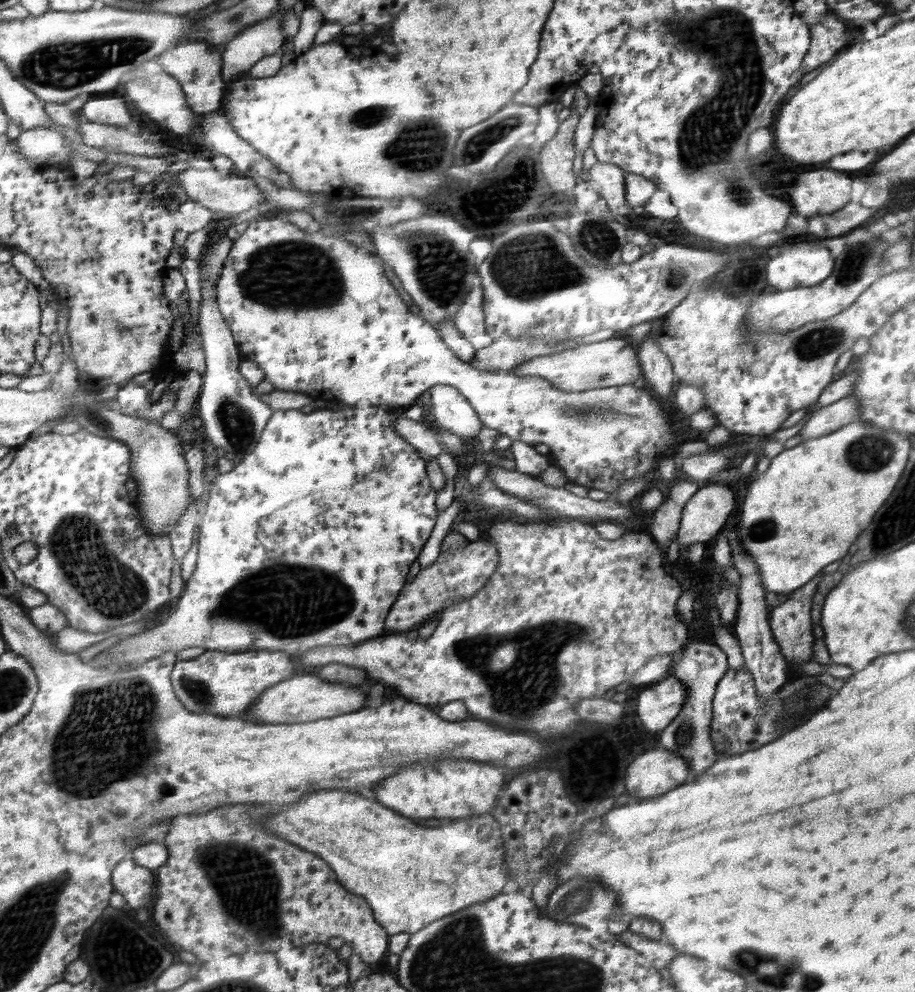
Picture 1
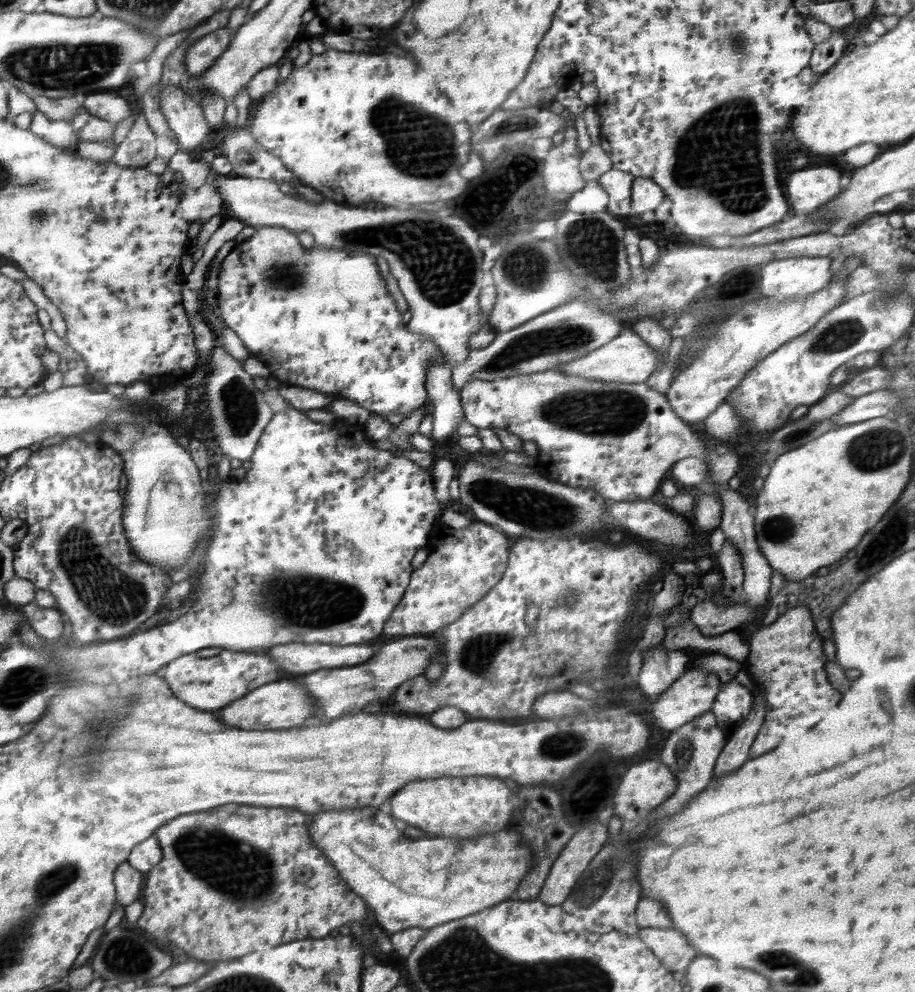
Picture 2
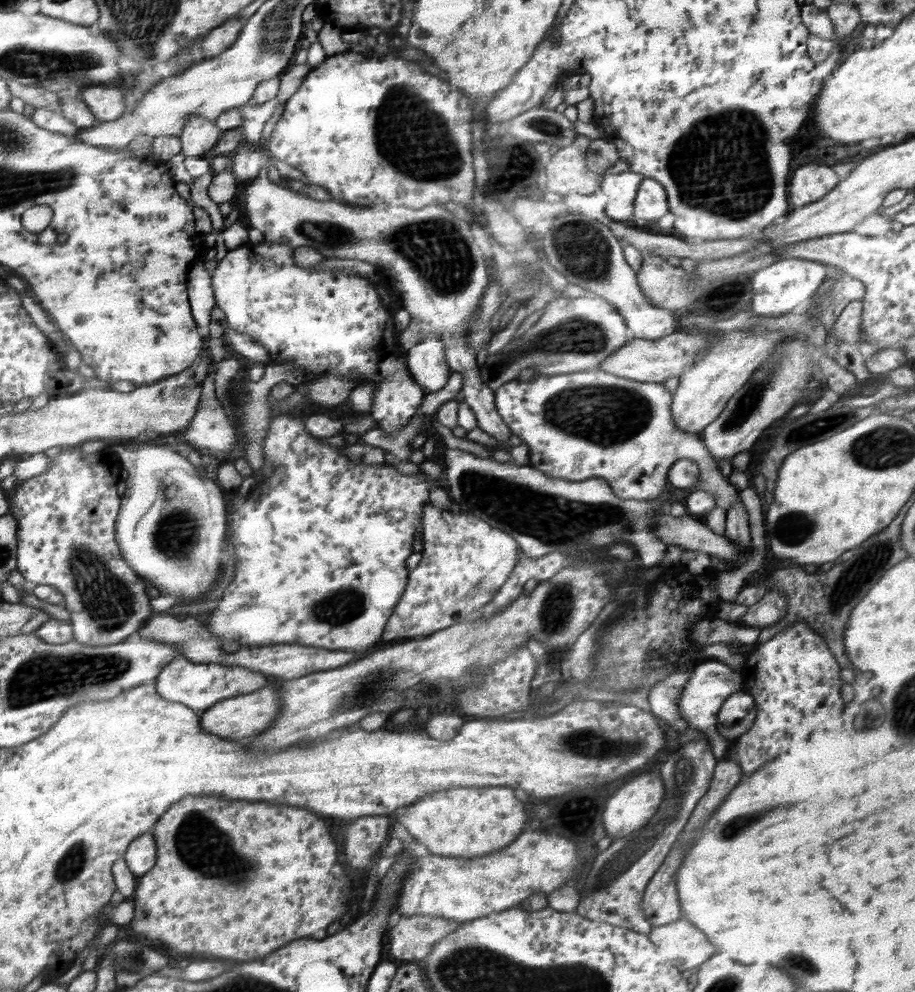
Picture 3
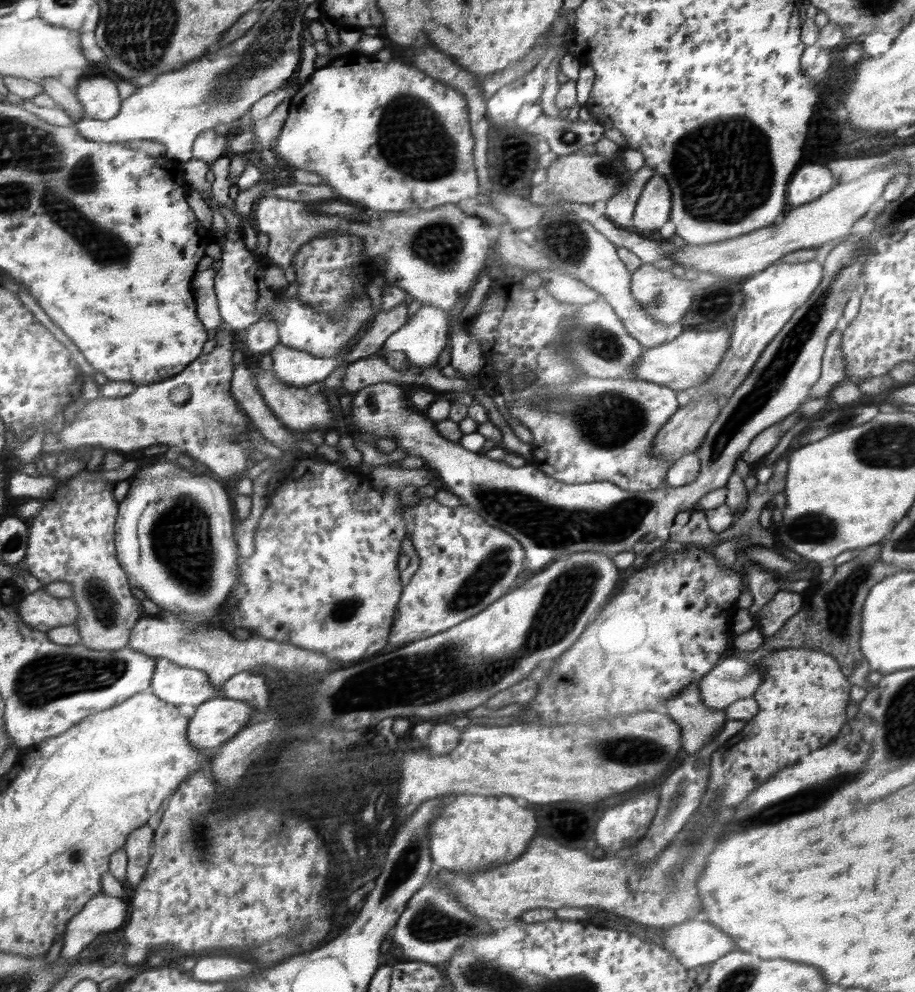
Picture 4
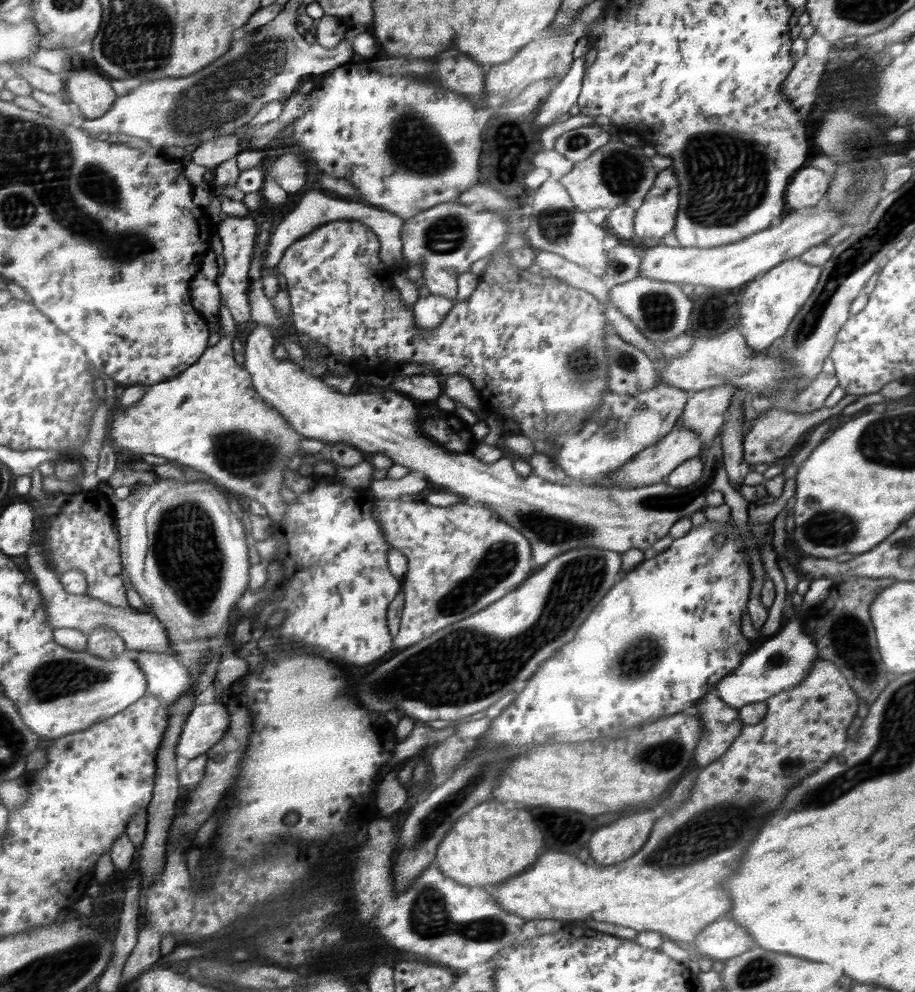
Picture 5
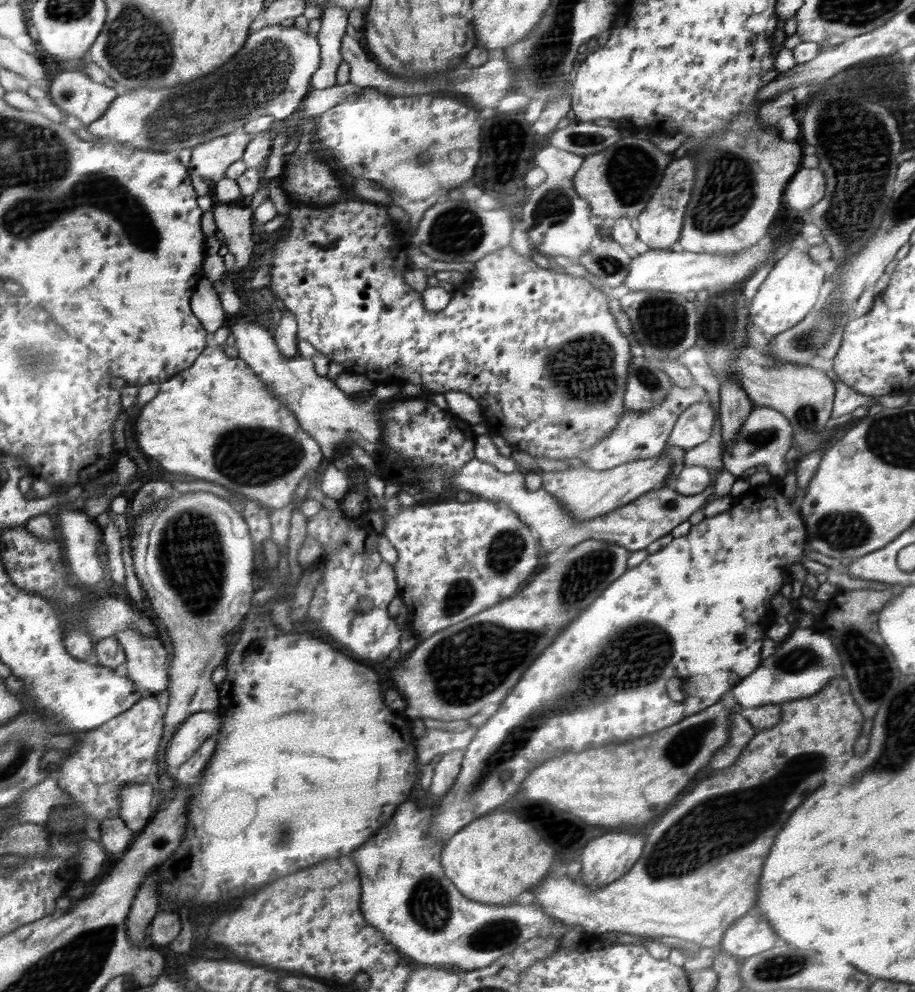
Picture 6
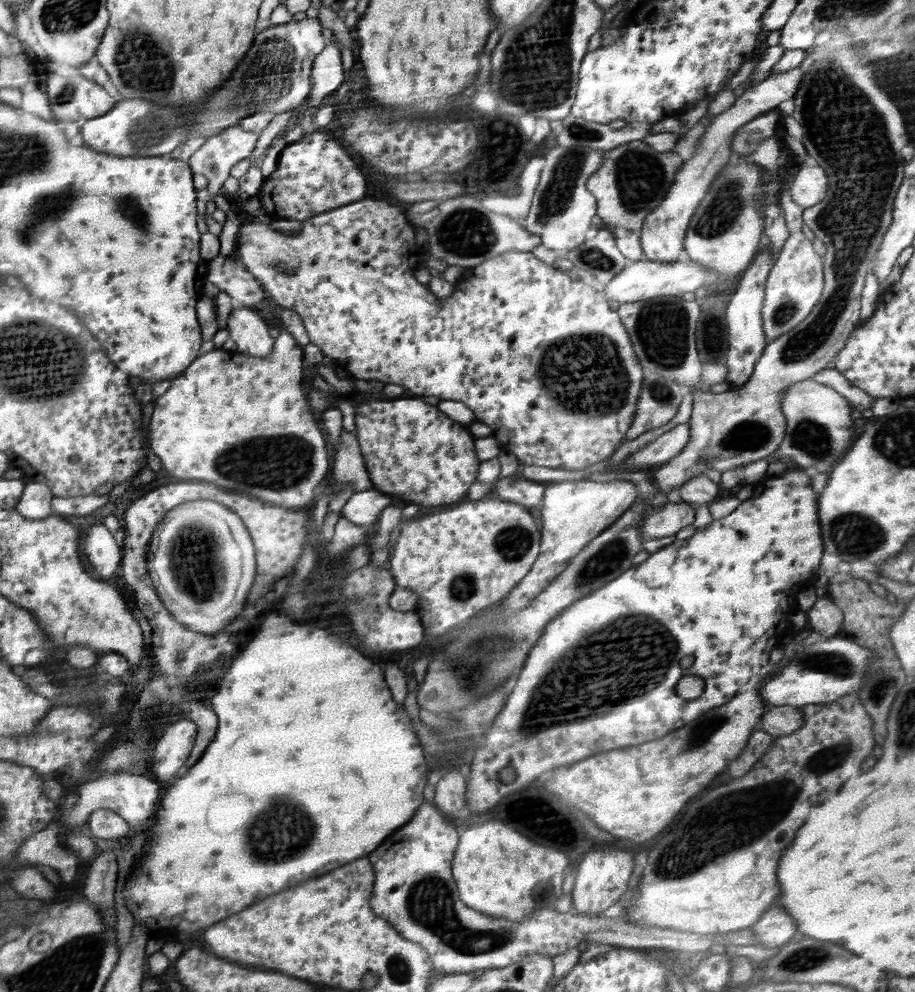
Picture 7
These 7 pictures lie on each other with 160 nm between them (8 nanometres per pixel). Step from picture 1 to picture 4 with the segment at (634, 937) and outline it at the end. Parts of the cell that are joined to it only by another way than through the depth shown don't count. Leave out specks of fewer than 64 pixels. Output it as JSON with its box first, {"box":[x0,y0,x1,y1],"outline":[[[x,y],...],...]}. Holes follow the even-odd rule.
{"box":[660,917,734,970],"outline":[[[703,917],[692,918],[678,926],[660,931],[663,946],[682,966],[695,970],[700,964],[710,964],[732,952],[734,942]]]}

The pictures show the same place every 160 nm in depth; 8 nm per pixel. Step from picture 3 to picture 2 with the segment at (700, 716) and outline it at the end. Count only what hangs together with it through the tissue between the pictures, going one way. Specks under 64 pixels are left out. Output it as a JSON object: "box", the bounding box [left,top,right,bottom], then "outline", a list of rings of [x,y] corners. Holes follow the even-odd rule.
{"box":[652,667,722,731],"outline":[[[690,667],[669,690],[664,691],[655,702],[652,702],[652,714],[654,714],[656,724],[662,726],[664,730],[672,731],[684,727],[686,723],[692,722],[693,719],[711,710],[722,686],[722,680],[714,673]]]}

